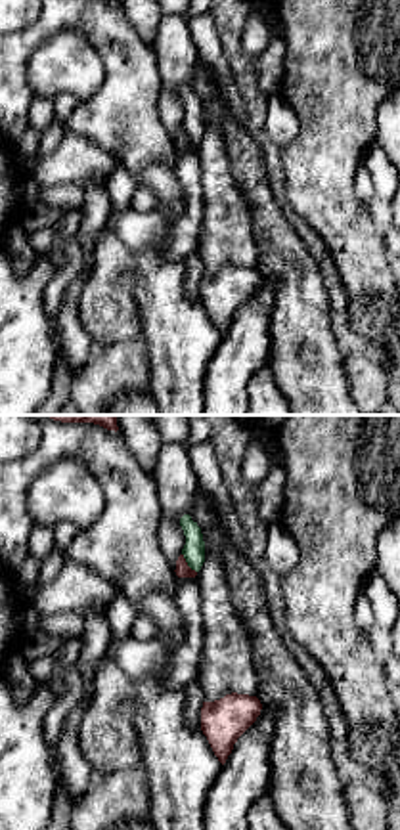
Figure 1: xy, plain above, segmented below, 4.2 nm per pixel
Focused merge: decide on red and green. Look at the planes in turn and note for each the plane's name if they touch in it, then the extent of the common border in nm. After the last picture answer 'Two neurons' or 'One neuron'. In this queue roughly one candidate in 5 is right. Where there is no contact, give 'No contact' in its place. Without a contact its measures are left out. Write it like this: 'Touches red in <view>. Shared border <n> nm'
Touches red in xy. Shared border 110 nm

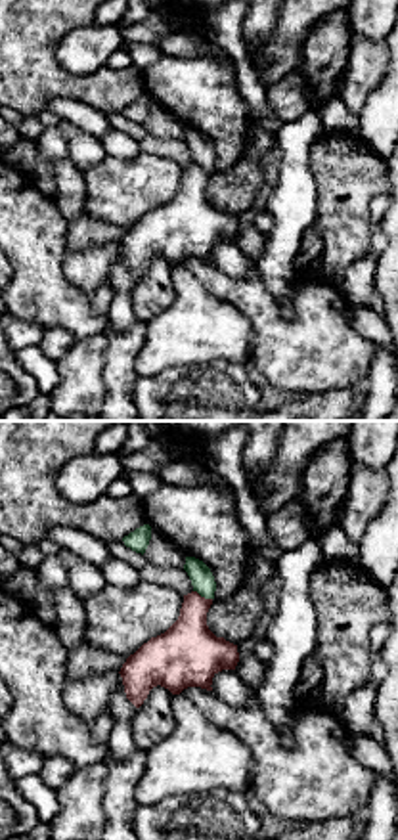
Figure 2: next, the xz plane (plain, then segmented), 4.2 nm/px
Touches red in xz. Shared border 90 nm

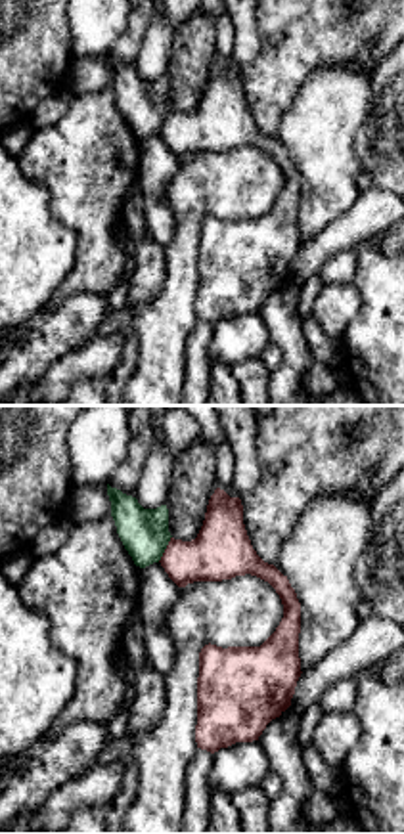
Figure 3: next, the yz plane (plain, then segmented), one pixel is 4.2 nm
Touches red in yz. Shared border 130 nm

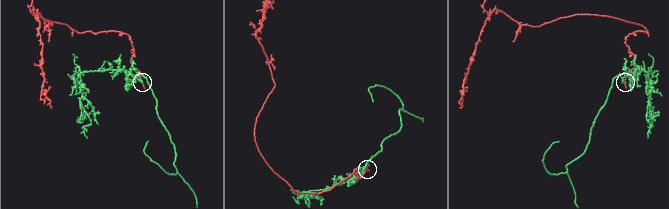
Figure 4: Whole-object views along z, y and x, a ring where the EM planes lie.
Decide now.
Two neurons

